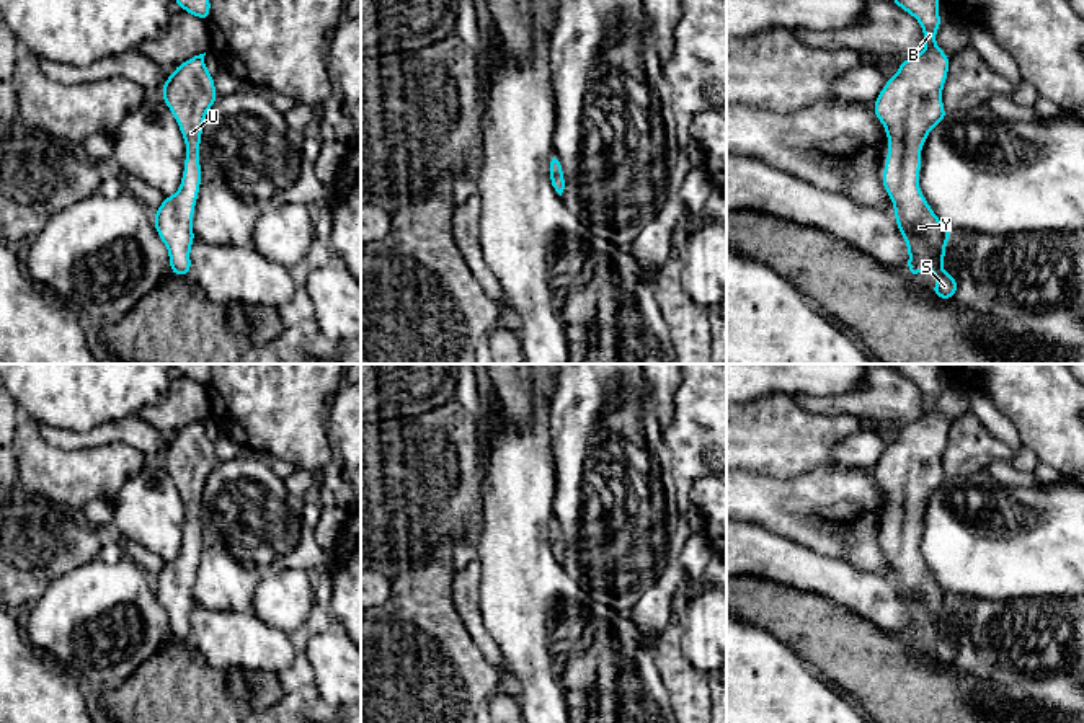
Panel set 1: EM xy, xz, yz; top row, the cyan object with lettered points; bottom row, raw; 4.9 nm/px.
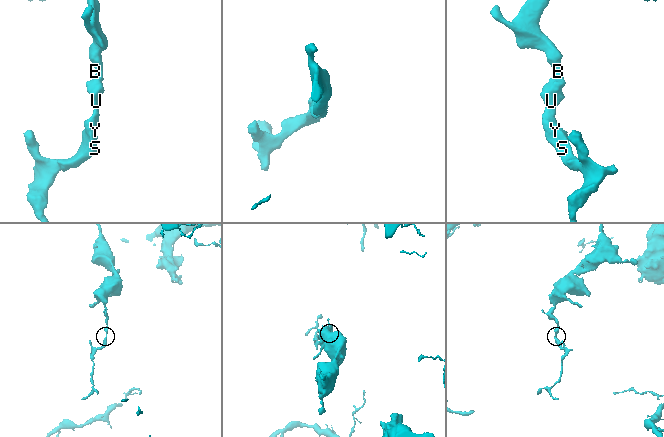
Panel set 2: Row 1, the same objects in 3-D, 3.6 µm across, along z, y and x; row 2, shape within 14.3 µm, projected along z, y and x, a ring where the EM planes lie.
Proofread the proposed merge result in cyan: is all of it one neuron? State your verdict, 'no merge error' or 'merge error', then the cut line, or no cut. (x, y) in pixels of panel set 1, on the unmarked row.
no merge error | no cut

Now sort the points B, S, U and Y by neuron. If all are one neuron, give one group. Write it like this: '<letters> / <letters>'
B S U Y

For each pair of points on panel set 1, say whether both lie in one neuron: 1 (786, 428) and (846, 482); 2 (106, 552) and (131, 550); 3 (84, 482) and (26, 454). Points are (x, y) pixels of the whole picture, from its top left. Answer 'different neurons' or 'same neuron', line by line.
1: different neurons
2: different neurons
3: same neuron

